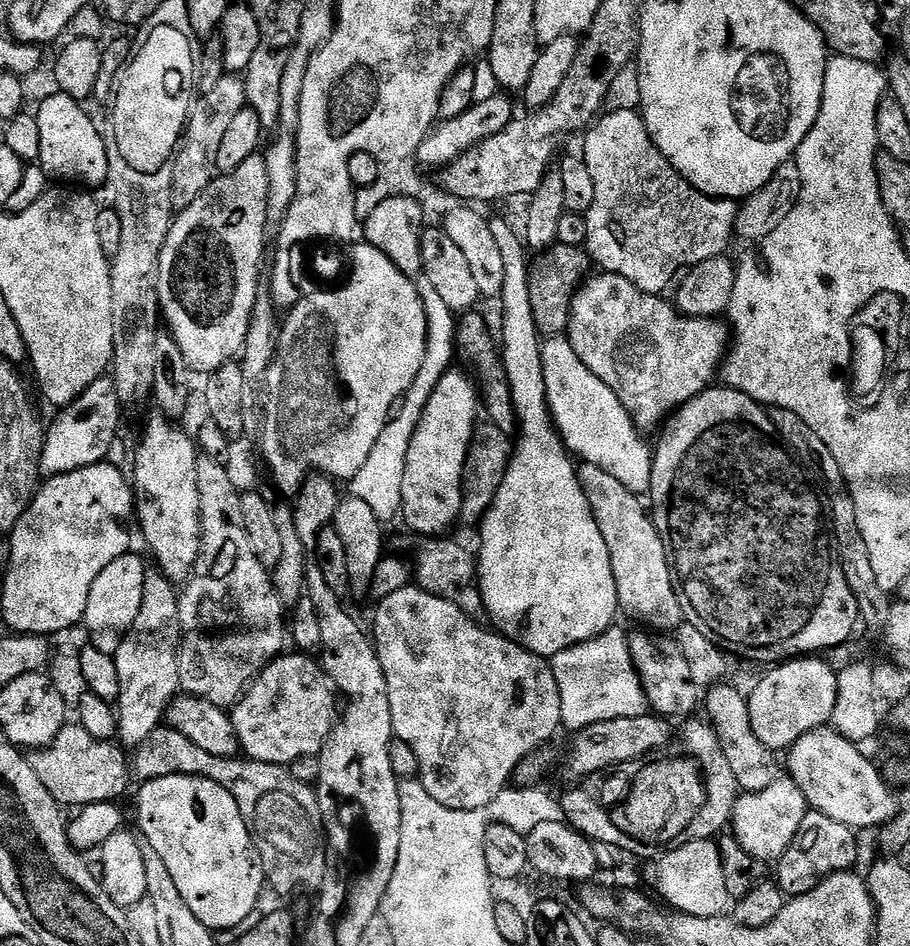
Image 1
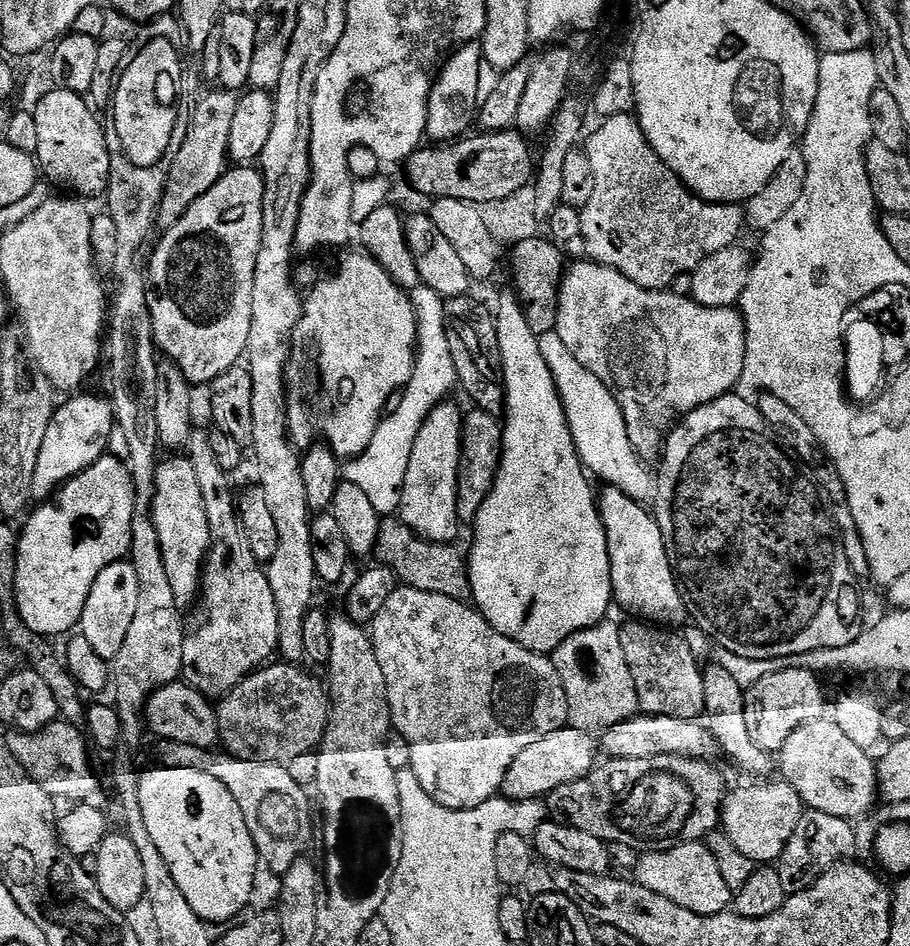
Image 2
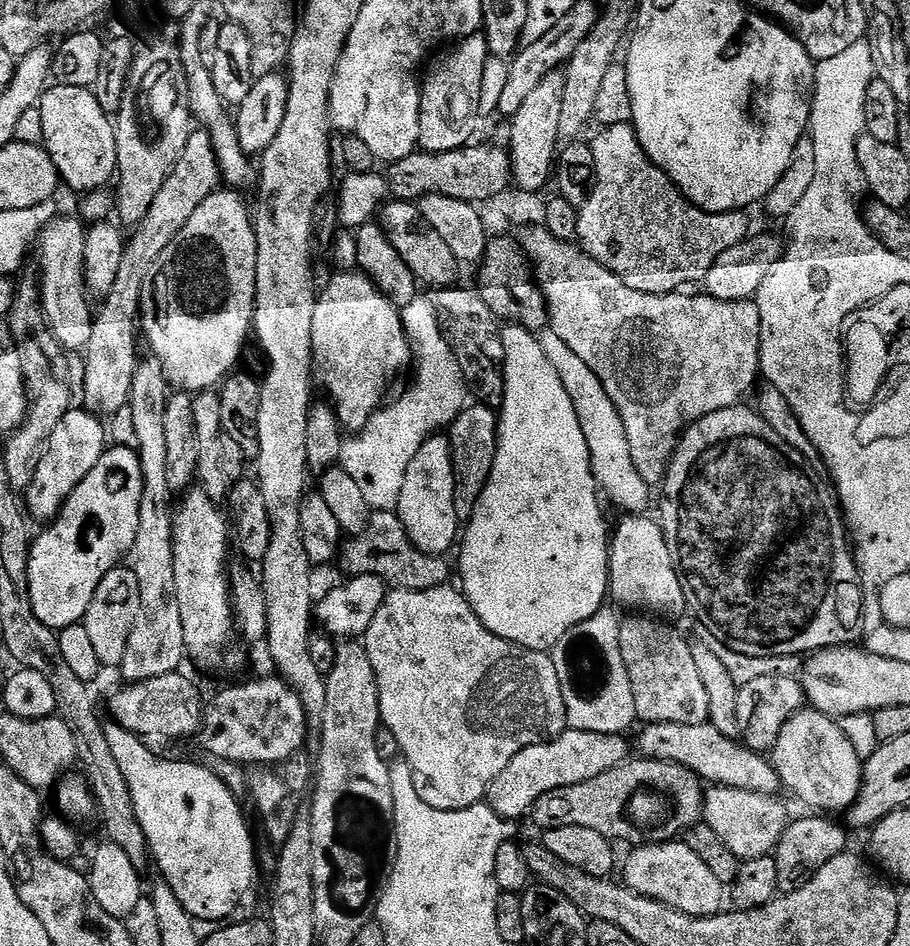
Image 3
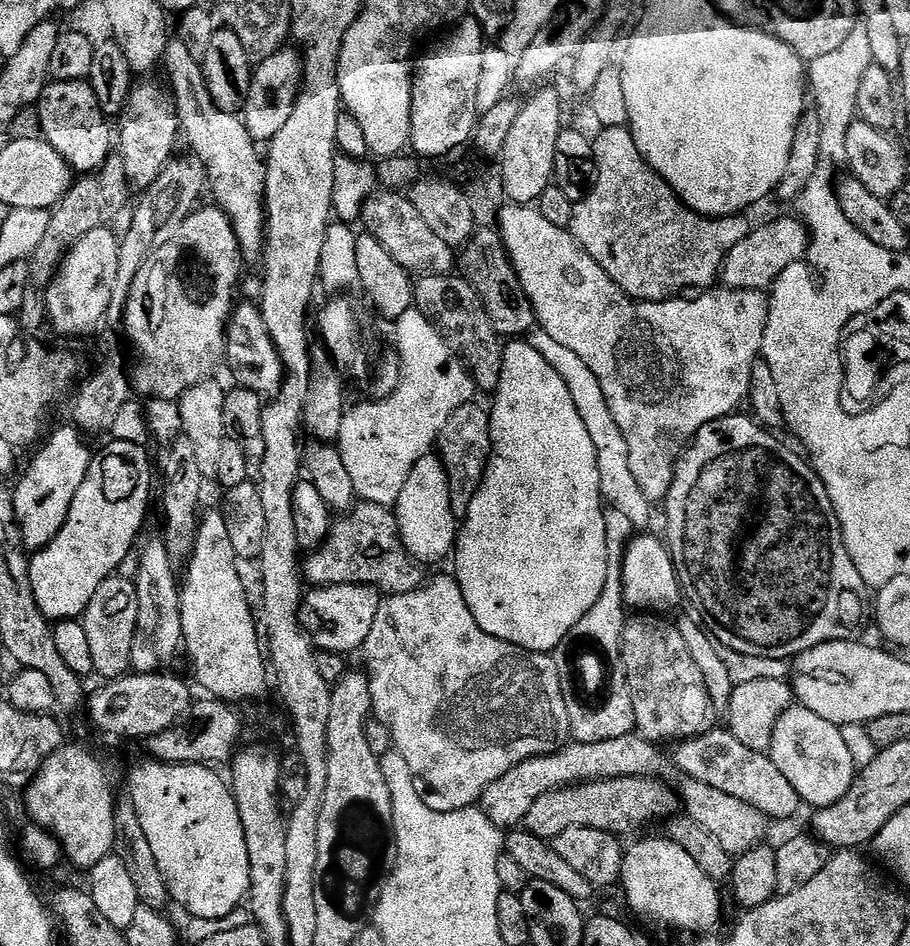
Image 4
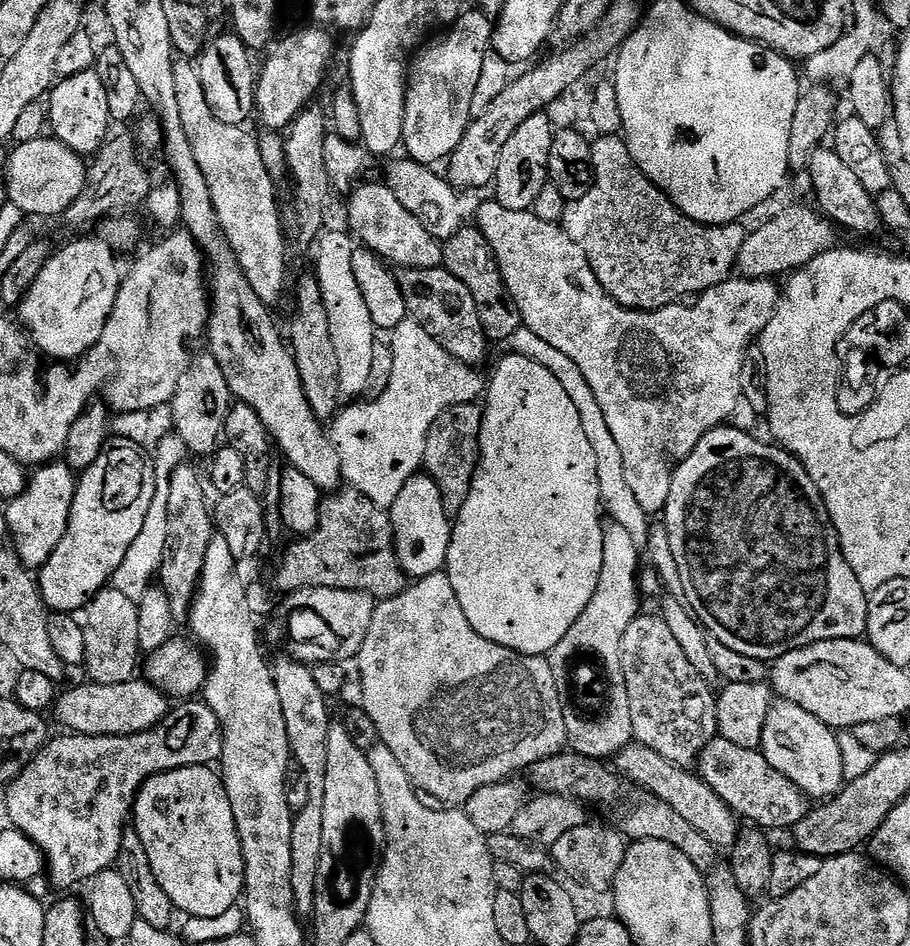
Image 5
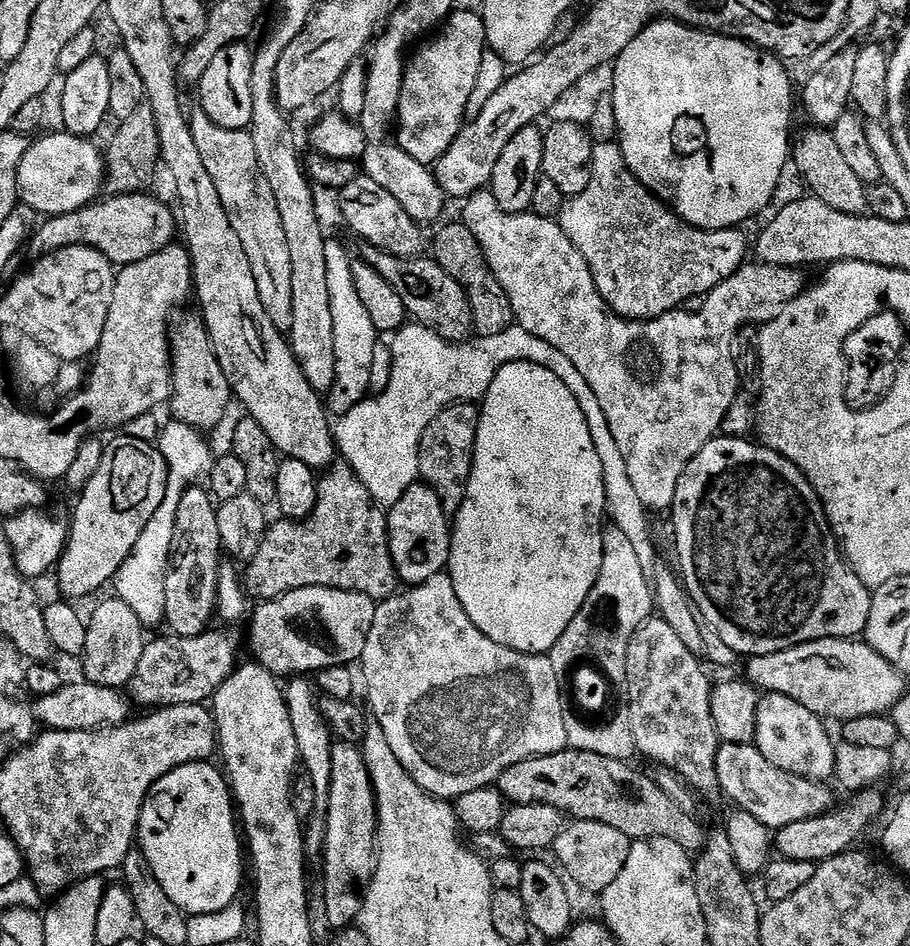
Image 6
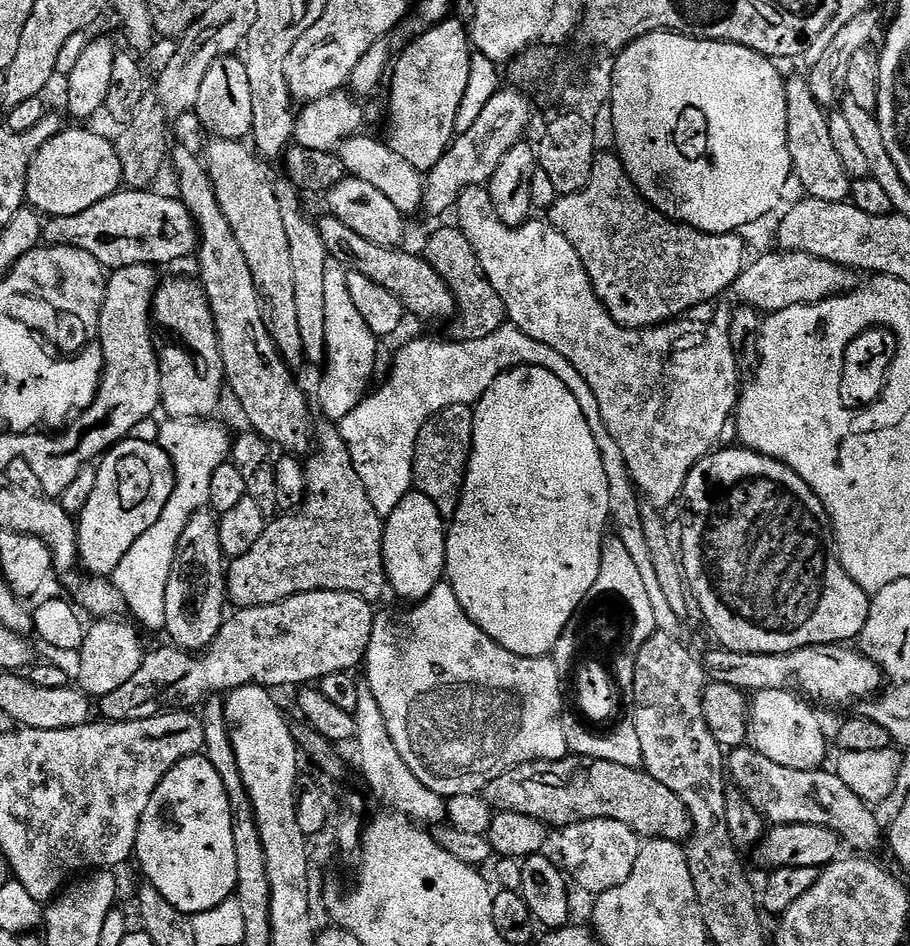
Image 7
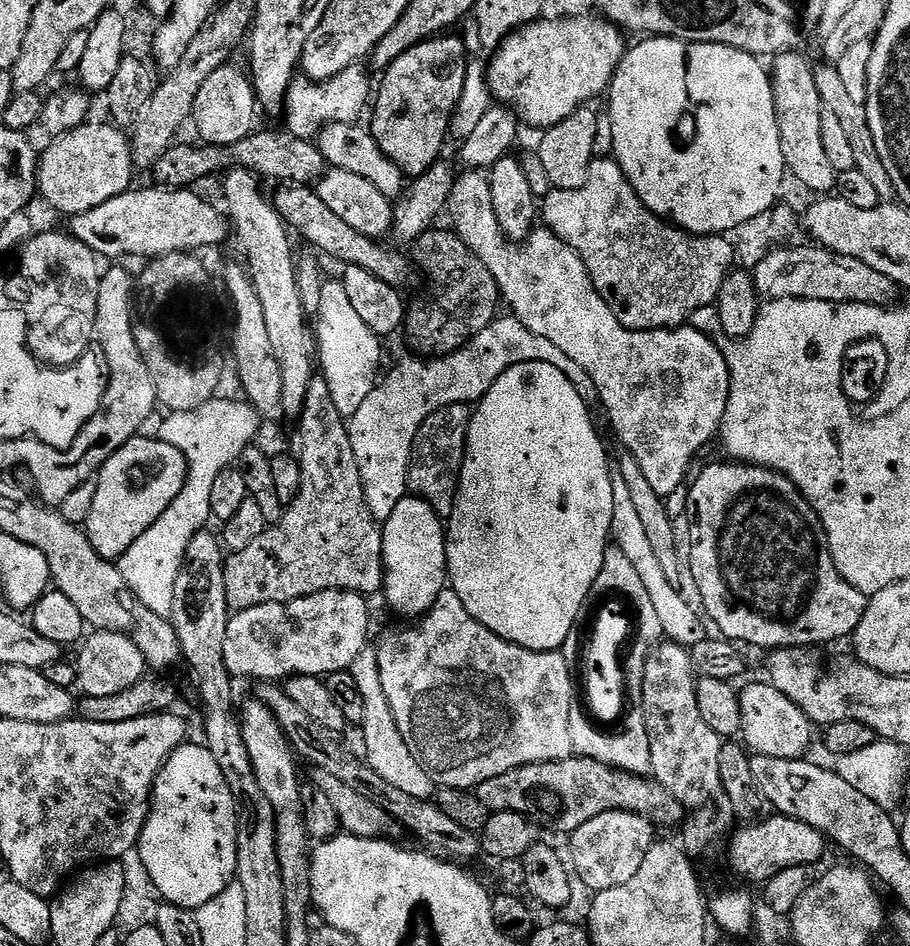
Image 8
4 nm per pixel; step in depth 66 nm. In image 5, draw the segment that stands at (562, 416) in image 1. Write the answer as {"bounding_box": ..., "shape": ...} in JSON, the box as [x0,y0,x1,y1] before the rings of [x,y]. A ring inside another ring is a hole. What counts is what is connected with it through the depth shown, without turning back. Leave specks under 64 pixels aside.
{"bounding_box":[506,326,650,545],"shape":[[[521,326],[506,344],[507,347],[512,347],[509,349],[515,355],[530,358],[546,366],[546,370],[550,370],[550,374],[554,374],[554,378],[562,382],[562,390],[566,390],[566,394],[570,394],[570,399],[574,401],[578,415],[582,418],[582,430],[586,430],[586,438],[590,438],[590,447],[594,449],[594,459],[598,462],[600,503],[607,519],[619,522],[630,533],[630,538],[634,538],[636,544],[647,545],[650,513],[642,510],[642,506],[638,506],[634,493],[630,491],[630,486],[626,482],[626,466],[622,466],[622,453],[618,450],[618,442],[614,442],[614,434],[610,434],[610,429],[606,427],[606,418],[598,406],[598,398],[594,398],[590,382],[582,378],[582,370],[578,370],[578,366],[574,366],[574,362],[570,362],[570,358],[562,354],[562,350],[554,350],[554,346],[548,345],[543,338],[538,338],[538,334],[534,334],[534,330],[529,328]]]}

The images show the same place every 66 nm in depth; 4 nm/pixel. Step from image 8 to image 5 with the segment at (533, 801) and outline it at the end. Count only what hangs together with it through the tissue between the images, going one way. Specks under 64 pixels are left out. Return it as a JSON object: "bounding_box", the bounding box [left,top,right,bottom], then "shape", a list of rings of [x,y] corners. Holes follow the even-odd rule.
{"bounding_box":[526,750,718,874],"shape":[[[565,750],[557,756],[542,758],[542,762],[533,764],[527,769],[526,776],[532,779],[537,793],[562,794],[585,805],[597,804],[598,807],[612,812],[613,818],[616,819],[613,820],[615,827],[619,828],[629,841],[670,842],[670,846],[682,850],[682,854],[686,854],[686,858],[690,858],[690,862],[694,862],[694,866],[698,866],[705,874],[711,872],[718,863],[718,850],[712,845],[710,838],[706,838],[706,834],[701,834],[691,822],[686,822],[686,818],[681,818],[671,806],[666,806],[662,798],[645,788],[639,788],[634,781],[603,760],[591,760],[588,756]]]}

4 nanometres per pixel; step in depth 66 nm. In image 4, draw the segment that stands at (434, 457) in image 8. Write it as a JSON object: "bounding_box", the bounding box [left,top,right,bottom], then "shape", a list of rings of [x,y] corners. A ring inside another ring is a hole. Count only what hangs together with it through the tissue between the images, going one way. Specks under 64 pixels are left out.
{"bounding_box":[434,402,489,518],"shape":[[[479,402],[463,404],[458,406],[458,410],[454,410],[454,414],[450,414],[450,418],[446,418],[446,426],[442,426],[442,430],[436,433],[434,448],[446,470],[450,486],[450,510],[454,510],[458,518],[462,518],[466,510],[470,510],[470,502],[474,502],[474,494],[478,494],[484,472],[488,468],[489,415],[489,409],[485,405],[483,408]]]}

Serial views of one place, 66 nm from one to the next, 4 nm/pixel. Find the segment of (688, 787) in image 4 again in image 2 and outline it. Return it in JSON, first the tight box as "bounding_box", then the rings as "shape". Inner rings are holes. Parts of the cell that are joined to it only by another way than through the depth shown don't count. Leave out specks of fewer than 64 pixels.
{"bounding_box":[502,726,806,866],"shape":[[[565,726],[554,730],[554,734],[546,734],[542,742],[534,742],[527,750],[522,750],[518,758],[514,758],[514,766],[506,770],[506,778],[502,789],[503,795],[509,800],[538,800],[547,798],[558,786],[566,786],[566,782],[578,782],[583,776],[592,773],[593,768],[597,767],[596,748],[598,752],[598,740],[593,733],[586,730],[578,730],[571,726]],[[752,782],[749,788],[736,788],[727,793],[722,813],[722,830],[758,866],[772,866],[786,850],[786,842],[794,838],[798,822],[803,818],[806,805],[787,782]]]}

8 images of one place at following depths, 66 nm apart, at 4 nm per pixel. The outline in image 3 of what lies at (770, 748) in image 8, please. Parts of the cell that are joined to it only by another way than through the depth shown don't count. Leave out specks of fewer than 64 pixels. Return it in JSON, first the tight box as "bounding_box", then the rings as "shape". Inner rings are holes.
{"bounding_box":[770,710,864,814],"shape":[[[801,710],[796,712],[790,718],[790,722],[786,722],[786,726],[782,726],[782,734],[778,734],[778,742],[776,743],[776,747],[773,748],[770,753],[770,759],[772,765],[776,768],[776,773],[780,776],[781,785],[783,785],[785,789],[789,788],[789,790],[792,791],[802,803],[809,804],[809,806],[812,807],[809,809],[819,810],[824,814],[836,814],[832,812],[843,813],[858,798],[860,784],[864,781],[864,766],[862,758],[854,750],[854,746],[850,746],[850,738],[846,738],[846,734],[840,729],[839,723],[837,723],[835,719],[832,719],[829,716],[824,716],[822,713],[815,710]]]}

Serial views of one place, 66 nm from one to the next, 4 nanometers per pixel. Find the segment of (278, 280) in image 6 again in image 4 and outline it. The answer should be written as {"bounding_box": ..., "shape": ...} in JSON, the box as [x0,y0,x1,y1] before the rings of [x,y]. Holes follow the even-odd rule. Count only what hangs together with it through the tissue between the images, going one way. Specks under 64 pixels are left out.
{"bounding_box":[163,42,266,261],"shape":[[[172,42],[168,45],[163,67],[168,67],[172,75],[171,95],[176,102],[176,116],[180,119],[180,130],[183,139],[188,139],[191,151],[202,162],[207,187],[210,189],[210,196],[213,196],[215,203],[223,208],[230,218],[234,234],[240,243],[240,255],[245,261],[259,261],[264,255],[264,191],[266,190],[266,160],[258,149],[257,141],[250,138],[243,119],[233,112],[227,112],[219,108],[210,94],[210,86],[204,77],[204,65],[202,60],[190,54],[190,50],[183,42]]]}

